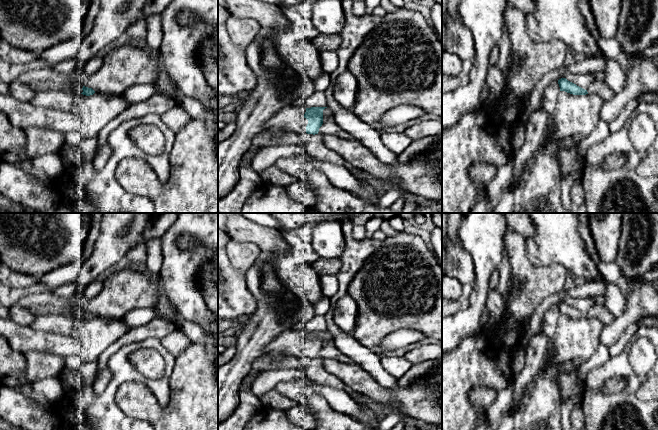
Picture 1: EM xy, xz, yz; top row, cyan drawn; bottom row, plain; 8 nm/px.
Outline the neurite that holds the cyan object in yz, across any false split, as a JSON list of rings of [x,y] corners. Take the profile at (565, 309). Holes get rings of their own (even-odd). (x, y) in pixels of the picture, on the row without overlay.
[[[561,302],[558,304],[560,315],[565,315],[573,319],[586,319],[587,314],[577,310],[576,308],[568,305],[566,302]]]

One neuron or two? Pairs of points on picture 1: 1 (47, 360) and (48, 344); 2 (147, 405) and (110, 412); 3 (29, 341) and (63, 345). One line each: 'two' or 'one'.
1: two
2: two
3: one

